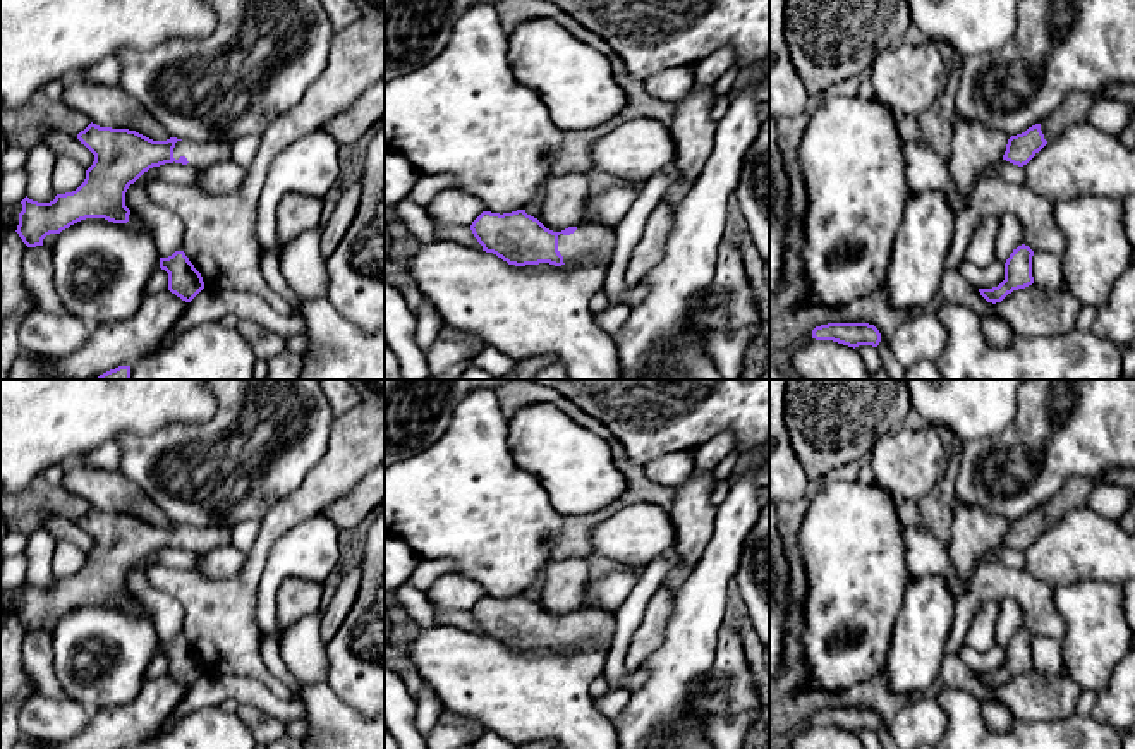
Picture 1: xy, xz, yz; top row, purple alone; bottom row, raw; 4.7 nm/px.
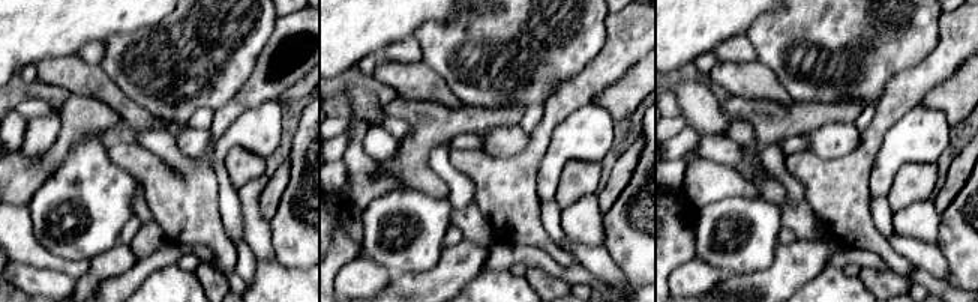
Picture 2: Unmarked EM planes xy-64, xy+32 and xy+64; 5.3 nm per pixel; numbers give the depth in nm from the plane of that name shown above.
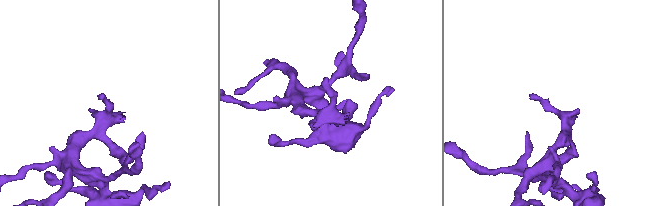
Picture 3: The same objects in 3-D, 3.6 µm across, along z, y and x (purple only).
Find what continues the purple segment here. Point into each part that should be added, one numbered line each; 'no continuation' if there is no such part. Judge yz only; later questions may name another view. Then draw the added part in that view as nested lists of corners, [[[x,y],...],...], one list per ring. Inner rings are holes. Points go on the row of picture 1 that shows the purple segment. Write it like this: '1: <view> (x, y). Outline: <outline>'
1: yz (1075, 109). Outline: [[[1071,93],[1041,122],[1047,143],[1059,137],[1068,127],[1085,124],[1096,98],[1089,93]]]

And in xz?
1: xz (589, 241). Outline: [[[580,223],[570,235],[558,235],[558,251],[563,256],[563,263],[587,259],[611,261],[616,237],[615,230],[603,225]]]

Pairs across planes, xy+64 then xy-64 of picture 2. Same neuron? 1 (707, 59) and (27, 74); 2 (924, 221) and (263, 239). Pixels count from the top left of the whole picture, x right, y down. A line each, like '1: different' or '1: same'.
1: same
2: same

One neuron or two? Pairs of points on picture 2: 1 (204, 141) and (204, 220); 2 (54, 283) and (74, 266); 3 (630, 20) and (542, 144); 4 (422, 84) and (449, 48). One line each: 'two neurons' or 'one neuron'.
1: two neurons
2: two neurons
3: one neuron
4: two neurons

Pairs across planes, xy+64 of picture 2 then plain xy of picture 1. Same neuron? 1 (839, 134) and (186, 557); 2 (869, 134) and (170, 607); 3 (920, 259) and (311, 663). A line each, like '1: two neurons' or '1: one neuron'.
1: two neurons
2: two neurons
3: two neurons

